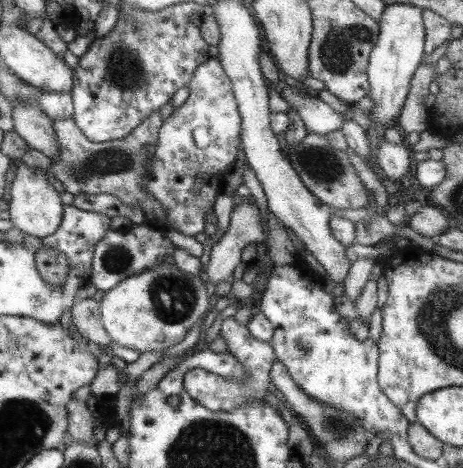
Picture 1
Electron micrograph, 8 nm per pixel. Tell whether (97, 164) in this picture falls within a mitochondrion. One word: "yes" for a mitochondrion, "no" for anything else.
yes

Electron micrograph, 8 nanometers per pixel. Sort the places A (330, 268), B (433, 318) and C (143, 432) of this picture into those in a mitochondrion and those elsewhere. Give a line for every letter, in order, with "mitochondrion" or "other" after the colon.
A: other
B: mitochondrion
C: other

